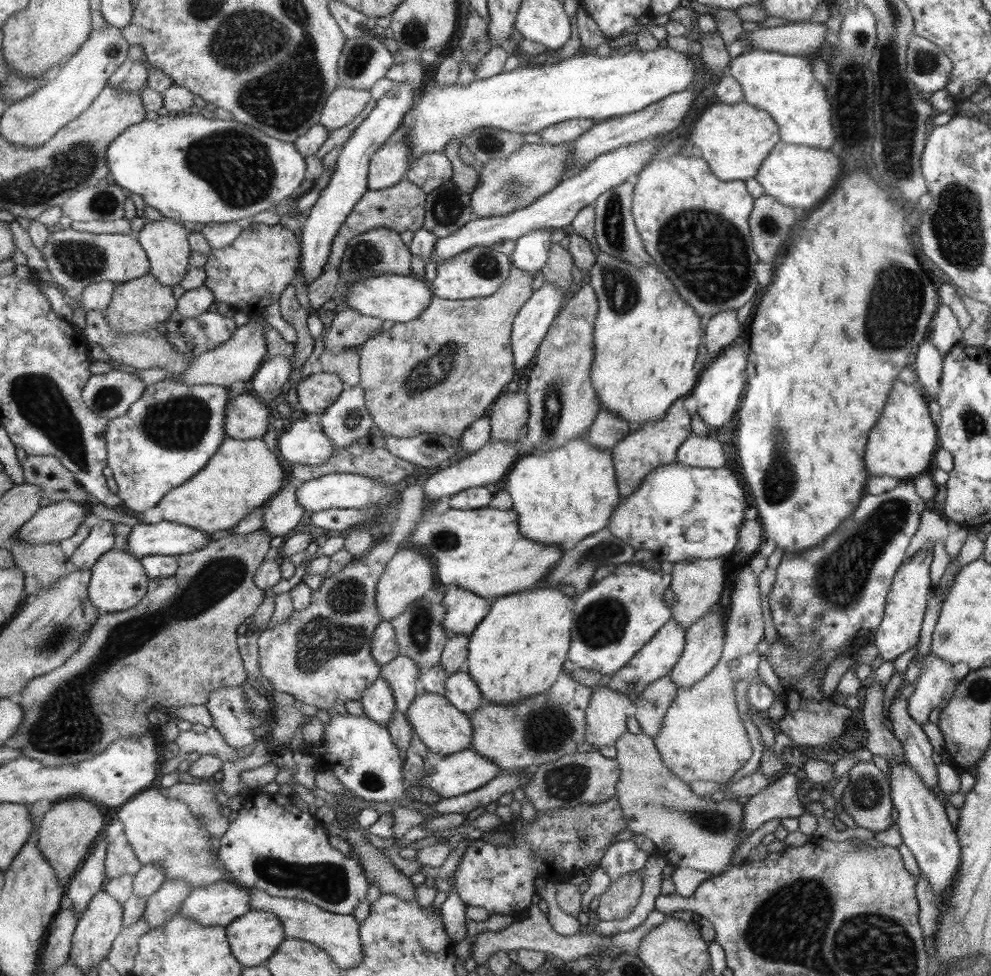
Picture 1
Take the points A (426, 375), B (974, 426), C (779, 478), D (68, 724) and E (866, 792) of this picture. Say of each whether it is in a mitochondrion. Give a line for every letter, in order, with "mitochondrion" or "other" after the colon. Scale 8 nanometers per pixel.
A: mitochondrion
B: mitochondrion
C: mitochondrion
D: mitochondrion
E: mitochondrion

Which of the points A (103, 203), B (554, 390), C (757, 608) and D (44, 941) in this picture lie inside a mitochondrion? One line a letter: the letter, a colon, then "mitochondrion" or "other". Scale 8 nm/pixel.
A: mitochondrion
B: mitochondrion
C: other
D: other

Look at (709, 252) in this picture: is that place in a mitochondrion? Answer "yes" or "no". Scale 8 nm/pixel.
yes

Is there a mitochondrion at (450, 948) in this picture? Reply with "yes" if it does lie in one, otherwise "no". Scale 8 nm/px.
no

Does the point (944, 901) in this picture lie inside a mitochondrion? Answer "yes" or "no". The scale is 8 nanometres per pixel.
no

